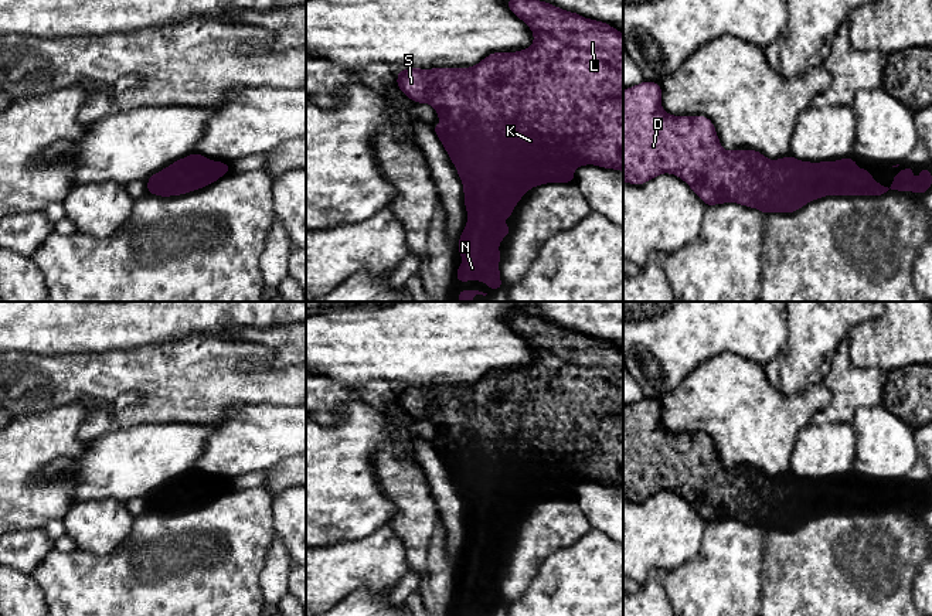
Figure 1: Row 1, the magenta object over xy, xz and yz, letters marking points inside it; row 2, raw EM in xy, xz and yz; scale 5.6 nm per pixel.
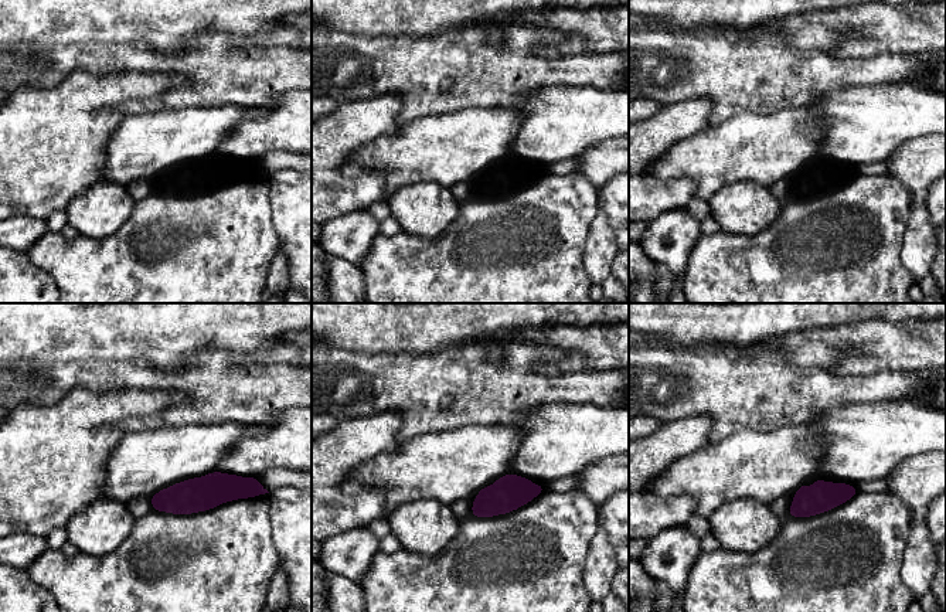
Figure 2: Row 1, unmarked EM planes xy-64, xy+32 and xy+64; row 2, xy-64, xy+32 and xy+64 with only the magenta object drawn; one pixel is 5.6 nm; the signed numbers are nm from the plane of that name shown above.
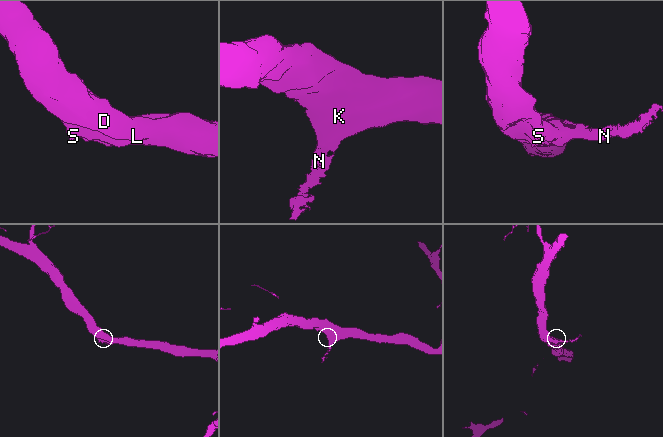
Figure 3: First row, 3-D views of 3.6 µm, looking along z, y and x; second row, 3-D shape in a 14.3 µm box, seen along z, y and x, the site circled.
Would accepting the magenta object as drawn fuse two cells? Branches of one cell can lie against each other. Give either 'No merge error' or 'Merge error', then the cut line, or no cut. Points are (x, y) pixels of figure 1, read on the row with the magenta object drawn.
No merge error. No split

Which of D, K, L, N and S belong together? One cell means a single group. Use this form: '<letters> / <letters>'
D K L N S

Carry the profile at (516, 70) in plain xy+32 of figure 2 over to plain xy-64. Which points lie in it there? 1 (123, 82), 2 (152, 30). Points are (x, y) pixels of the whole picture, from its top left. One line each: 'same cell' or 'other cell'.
1: other cell
2: other cell

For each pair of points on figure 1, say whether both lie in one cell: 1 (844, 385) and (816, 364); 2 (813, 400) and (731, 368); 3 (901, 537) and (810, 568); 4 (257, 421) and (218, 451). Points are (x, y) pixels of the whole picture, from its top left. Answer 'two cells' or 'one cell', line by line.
1: two cells
2: one cell
3: one cell
4: one cell

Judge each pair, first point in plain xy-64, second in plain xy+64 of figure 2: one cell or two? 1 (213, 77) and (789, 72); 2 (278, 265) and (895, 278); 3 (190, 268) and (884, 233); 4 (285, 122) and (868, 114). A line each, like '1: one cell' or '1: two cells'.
1: one cell
2: two cells
3: one cell
4: one cell

